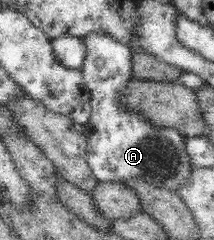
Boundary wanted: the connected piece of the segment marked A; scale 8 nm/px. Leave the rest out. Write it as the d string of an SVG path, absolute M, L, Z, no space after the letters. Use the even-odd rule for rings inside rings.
M90 34L83 38L86 44L87 56L84 65L81 67L86 89L90 92L92 113L86 123L86 161L93 176L99 182L119 181L125 182L129 179L142 179L145 183L177 192L181 187L189 185L191 171L195 168L191 164L184 135L173 128L161 128L151 124L147 118L143 118L139 112L125 110L121 104L122 92L134 81L133 76L133 55L128 46L119 41L105 36L105 34Z

